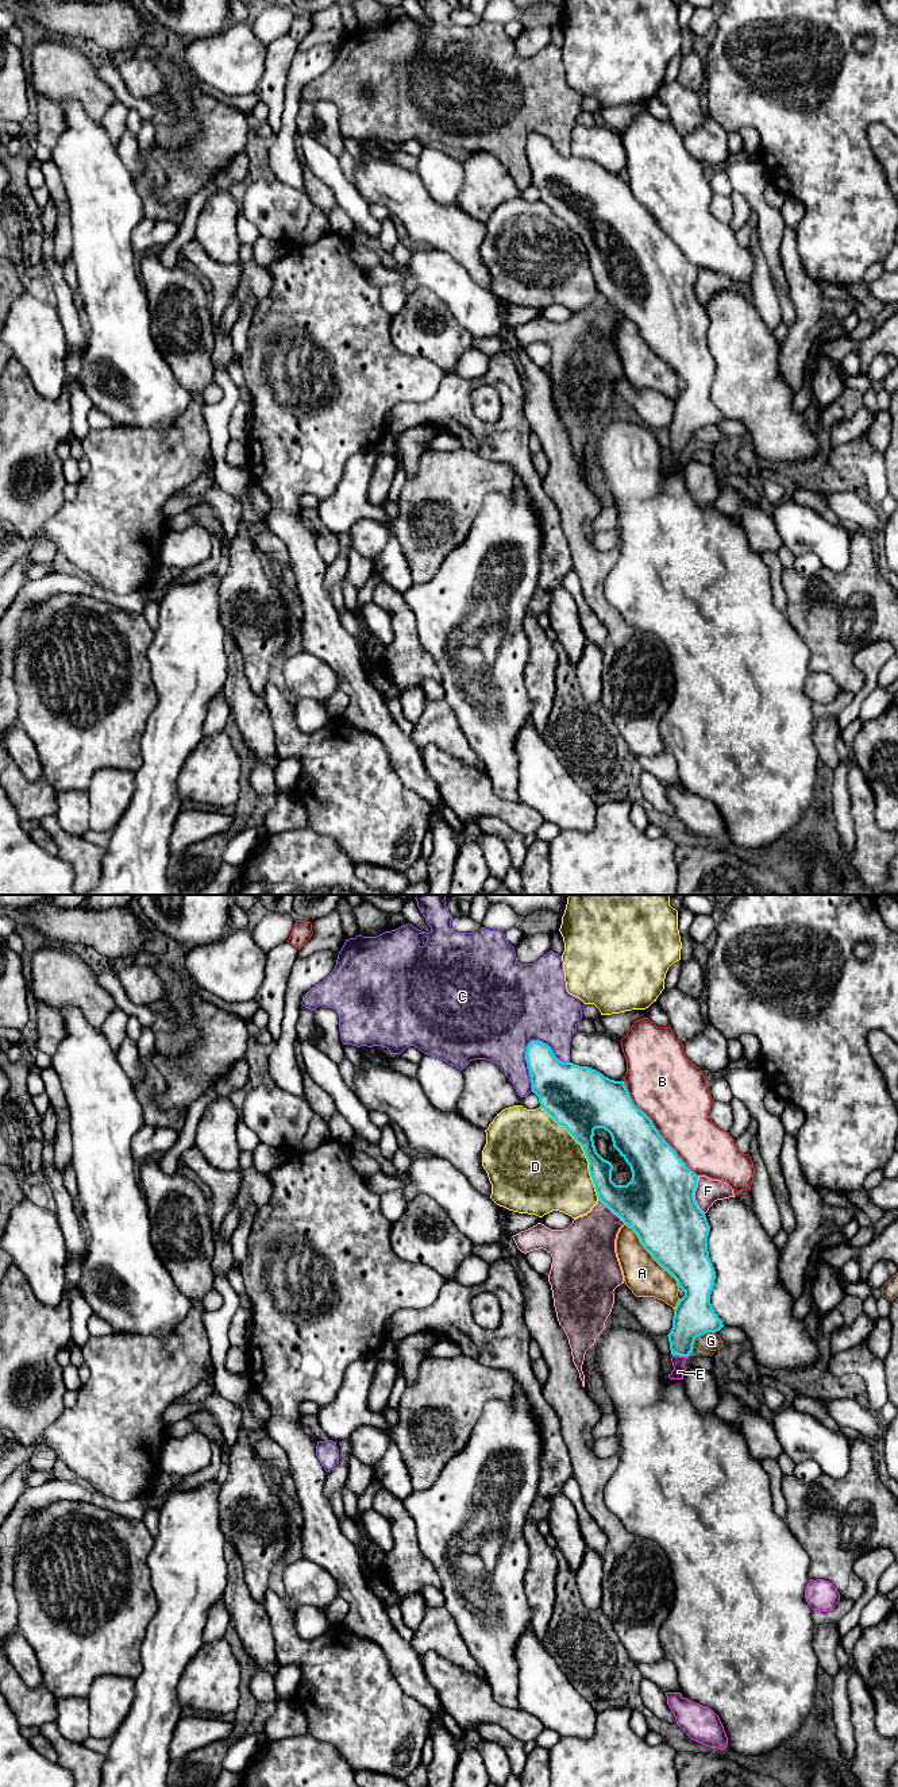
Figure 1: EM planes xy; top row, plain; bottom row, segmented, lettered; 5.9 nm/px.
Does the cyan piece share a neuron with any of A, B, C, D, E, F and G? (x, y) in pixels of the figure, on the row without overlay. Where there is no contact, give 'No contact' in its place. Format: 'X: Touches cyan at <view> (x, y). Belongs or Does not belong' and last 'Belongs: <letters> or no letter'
A: Touches cyan at xy (651, 347). Does not belong
B: Touches cyan at xy (655, 222). Does not belong
C: Touches cyan at xy (527, 155). Does not belong
D: Touches cyan at xy (584, 243). Does not belong
E: Touches cyan at xy (681, 448). Belongs
F: Touches cyan at xy (693, 288). Does not belong
G: Touches cyan at xy (701, 427). Does not belong
Belongs: E

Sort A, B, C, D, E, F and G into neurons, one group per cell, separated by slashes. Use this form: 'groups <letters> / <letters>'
groups A / B / C / D / E / F / G

